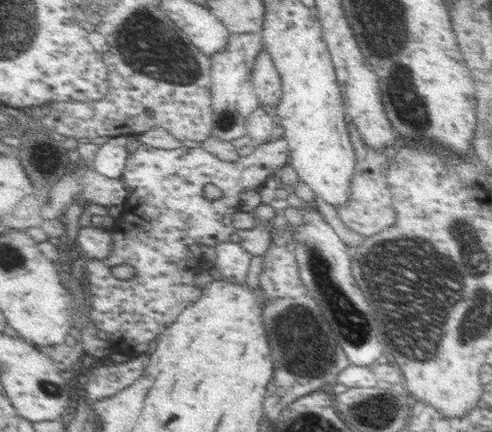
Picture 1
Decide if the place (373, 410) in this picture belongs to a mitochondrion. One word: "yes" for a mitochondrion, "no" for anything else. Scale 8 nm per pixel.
yes

